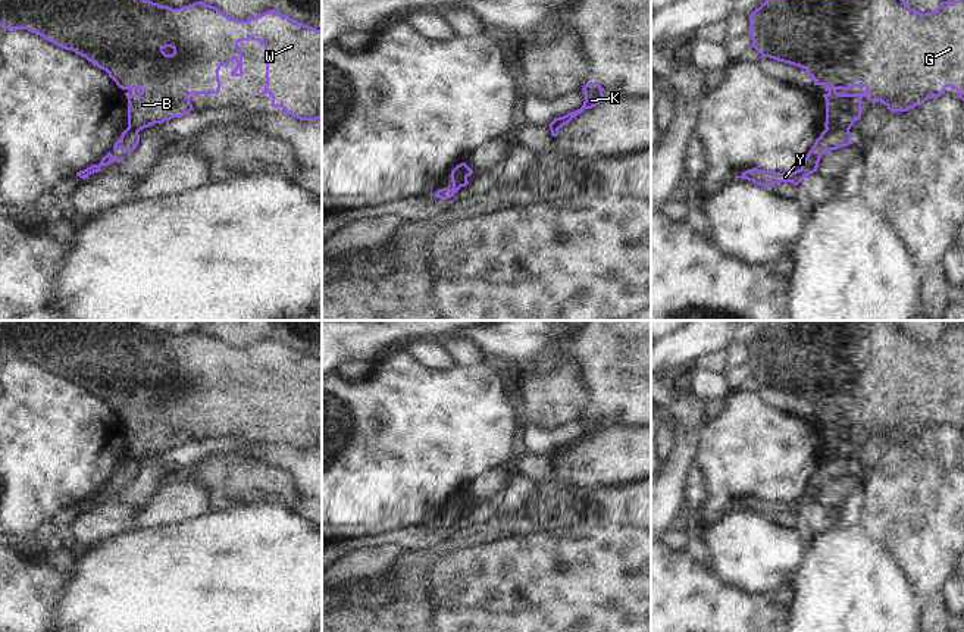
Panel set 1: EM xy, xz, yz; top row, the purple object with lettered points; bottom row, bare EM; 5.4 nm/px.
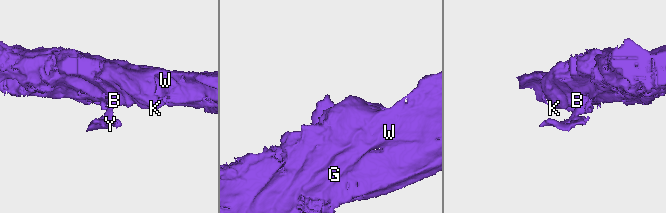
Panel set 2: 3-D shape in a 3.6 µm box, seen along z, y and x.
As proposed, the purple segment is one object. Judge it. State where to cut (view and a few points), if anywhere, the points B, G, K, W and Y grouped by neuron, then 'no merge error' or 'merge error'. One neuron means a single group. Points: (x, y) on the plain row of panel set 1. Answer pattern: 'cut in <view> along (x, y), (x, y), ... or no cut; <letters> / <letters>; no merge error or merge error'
cut in xz along (465, 493), (459, 516); B G K W / Y; merge error

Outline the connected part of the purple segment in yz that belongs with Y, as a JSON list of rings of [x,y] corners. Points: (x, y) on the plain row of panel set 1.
[[[824,459],[808,481],[802,495],[789,503],[760,500],[757,497],[742,501],[739,507],[752,510],[757,514],[770,516],[780,511],[798,514],[804,507],[817,501],[821,484],[852,473],[849,459]]]

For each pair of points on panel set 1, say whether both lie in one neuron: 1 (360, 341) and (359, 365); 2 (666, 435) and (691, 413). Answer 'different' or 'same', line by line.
1: different
2: different

